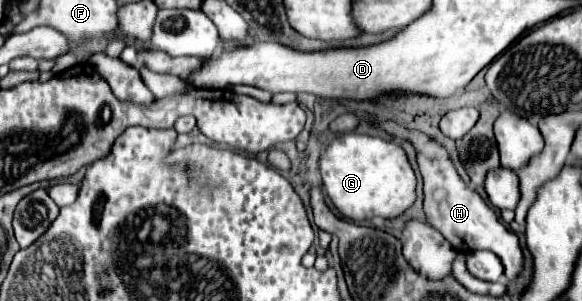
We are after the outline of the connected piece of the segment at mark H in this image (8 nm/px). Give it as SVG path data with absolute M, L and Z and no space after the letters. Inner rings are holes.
M384 120L384 122L376 122L376 128L412 142L416 156L418 156L418 168L424 180L424 214L426 220L432 228L436 228L458 252L470 252L470 250L490 250L494 252L500 262L504 264L504 272L508 276L508 280L516 278L518 272L522 270L524 264L524 256L520 250L520 242L518 236L514 232L510 232L496 216L496 212L480 198L478 192L470 190L458 176L448 152L444 146L440 146L436 140L432 140L428 134L420 132L420 130L408 130L396 122Z

